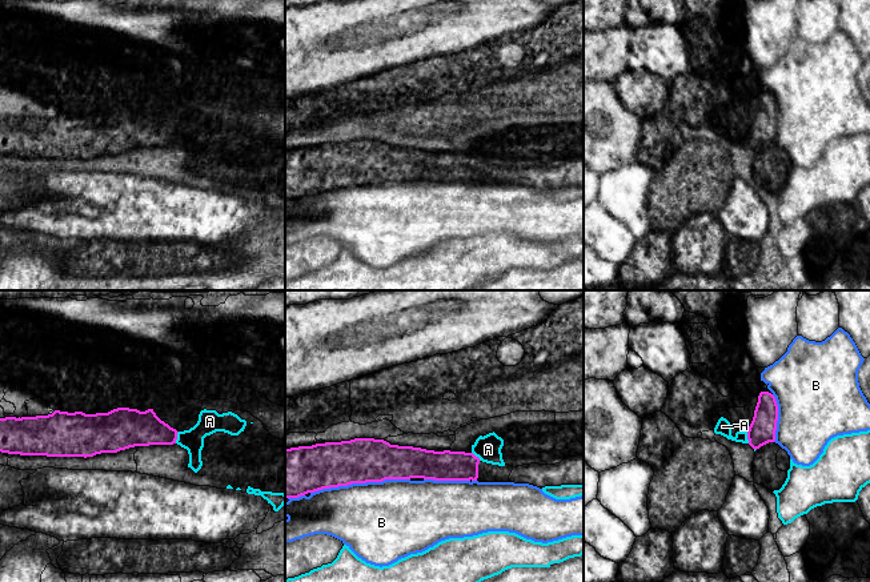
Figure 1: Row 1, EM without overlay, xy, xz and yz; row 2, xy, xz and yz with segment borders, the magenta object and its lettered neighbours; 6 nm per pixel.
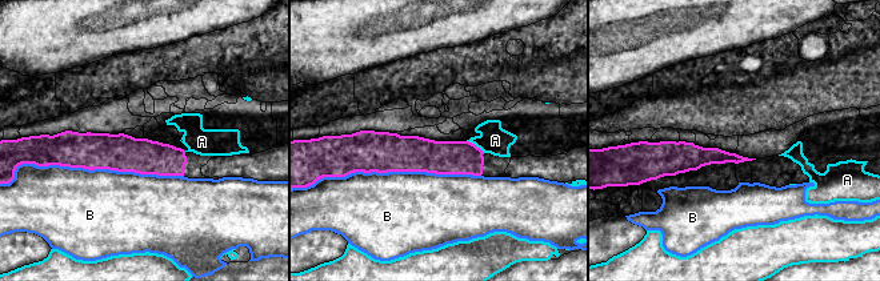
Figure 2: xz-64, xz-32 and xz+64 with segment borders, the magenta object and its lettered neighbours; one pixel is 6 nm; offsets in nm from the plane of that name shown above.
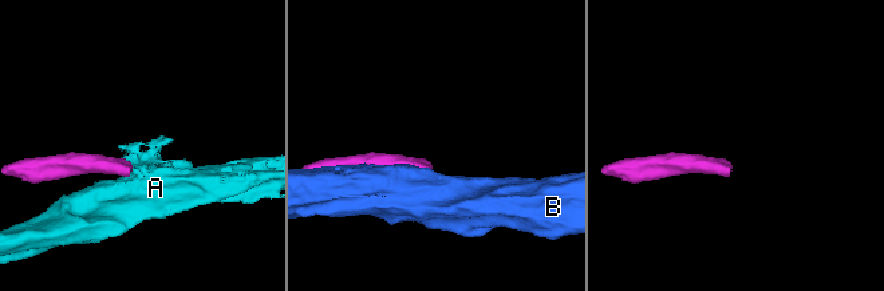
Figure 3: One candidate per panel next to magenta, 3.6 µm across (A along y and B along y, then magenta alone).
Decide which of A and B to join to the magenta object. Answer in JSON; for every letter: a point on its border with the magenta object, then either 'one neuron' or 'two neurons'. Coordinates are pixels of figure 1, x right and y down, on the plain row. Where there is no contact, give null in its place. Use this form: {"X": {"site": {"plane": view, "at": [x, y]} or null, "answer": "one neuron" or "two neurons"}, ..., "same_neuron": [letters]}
{"A": {"site": {"plane": "xy", "at": [176, 139]}, "answer": "two neurons"}, "B": {"site": {"plane": "xz", "at": [360, 184]}, "answer": "two neurons"}, "same_neuron": []}

